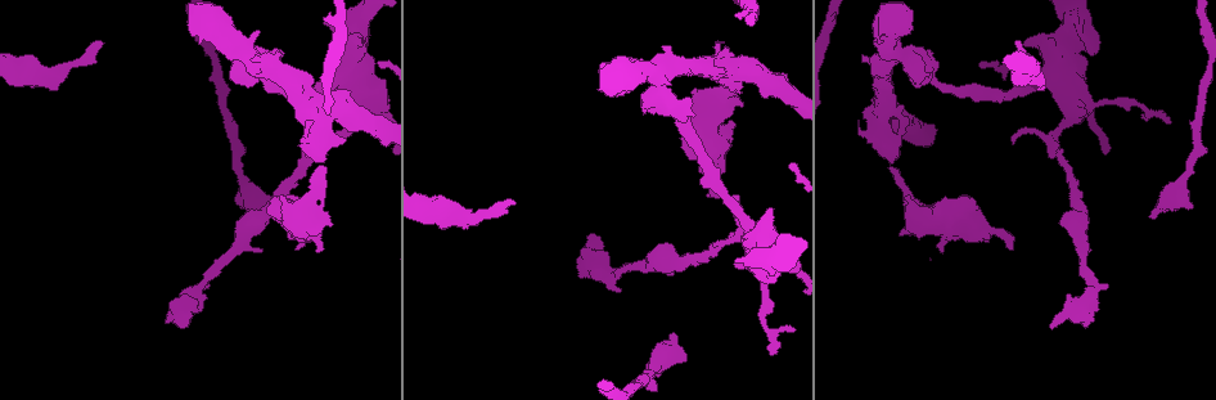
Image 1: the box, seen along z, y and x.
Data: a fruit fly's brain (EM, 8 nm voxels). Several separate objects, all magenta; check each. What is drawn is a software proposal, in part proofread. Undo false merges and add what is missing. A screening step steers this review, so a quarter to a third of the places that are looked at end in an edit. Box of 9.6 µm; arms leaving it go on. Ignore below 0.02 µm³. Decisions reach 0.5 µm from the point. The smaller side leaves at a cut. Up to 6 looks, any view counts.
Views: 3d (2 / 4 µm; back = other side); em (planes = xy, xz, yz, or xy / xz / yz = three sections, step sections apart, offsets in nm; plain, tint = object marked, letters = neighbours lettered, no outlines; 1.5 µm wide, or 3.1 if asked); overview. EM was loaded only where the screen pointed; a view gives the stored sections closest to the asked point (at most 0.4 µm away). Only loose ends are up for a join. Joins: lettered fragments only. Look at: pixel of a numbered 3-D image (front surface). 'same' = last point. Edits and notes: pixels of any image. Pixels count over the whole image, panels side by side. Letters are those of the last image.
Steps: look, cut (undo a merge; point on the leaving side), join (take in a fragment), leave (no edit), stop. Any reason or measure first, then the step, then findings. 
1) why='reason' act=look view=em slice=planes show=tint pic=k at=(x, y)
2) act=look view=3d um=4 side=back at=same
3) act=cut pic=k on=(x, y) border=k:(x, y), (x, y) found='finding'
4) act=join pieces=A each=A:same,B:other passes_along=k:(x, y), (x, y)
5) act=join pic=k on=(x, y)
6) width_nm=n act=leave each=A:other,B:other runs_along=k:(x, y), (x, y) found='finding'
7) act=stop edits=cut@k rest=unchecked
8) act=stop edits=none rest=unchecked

why='thin end' act=look view=em slice=xy step=4 show=letters pic=1 at=(1145, 118)

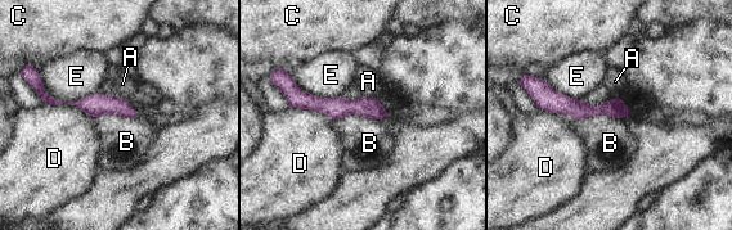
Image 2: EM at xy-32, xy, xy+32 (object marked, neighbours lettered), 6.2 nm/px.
longest_contact=E:380nm act=leave each=A:other,B:other,C:other,D:other,E:other border=2:(624, 118), (593, 113), (576, 121) found='none of them fits'

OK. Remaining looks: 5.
why='free end' act=look view=em slice=yz step=4 show=tint pic=1 at=(676, 335)

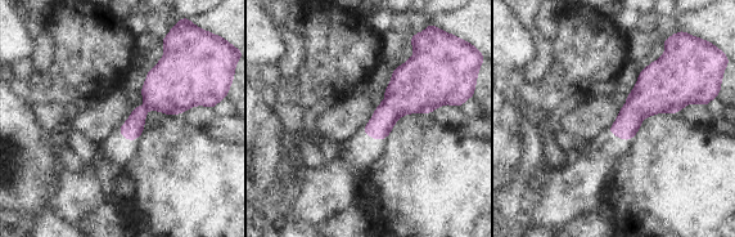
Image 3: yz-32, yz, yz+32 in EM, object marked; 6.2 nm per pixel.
why='another direction' act=look view=em slice=xy step=8 show=tint at=same

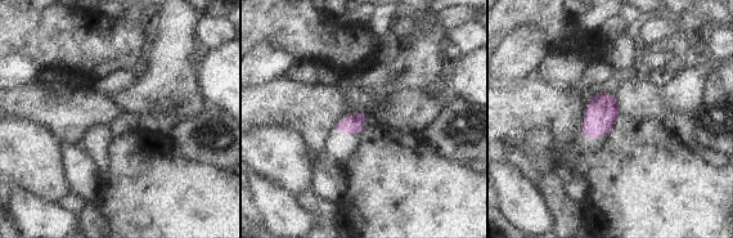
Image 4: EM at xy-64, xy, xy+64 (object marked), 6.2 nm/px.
why='what lies round it' act=look view=em slice=xy step=8 show=letters at=same

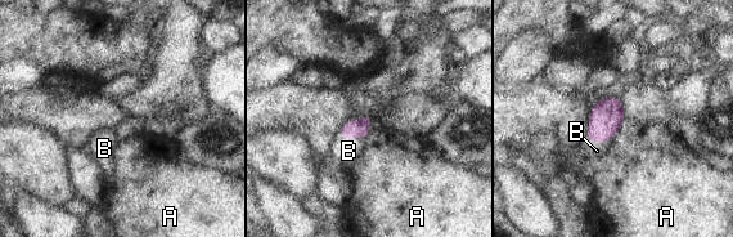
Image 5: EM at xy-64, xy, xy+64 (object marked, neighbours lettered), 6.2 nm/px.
act=join pieces=B each=A:other,B:same passes_along=5:(354, 129), (354, 137), (349, 151) found='it goes on there'

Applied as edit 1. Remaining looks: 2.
act=stop edits=join@5 rest=unchecked

